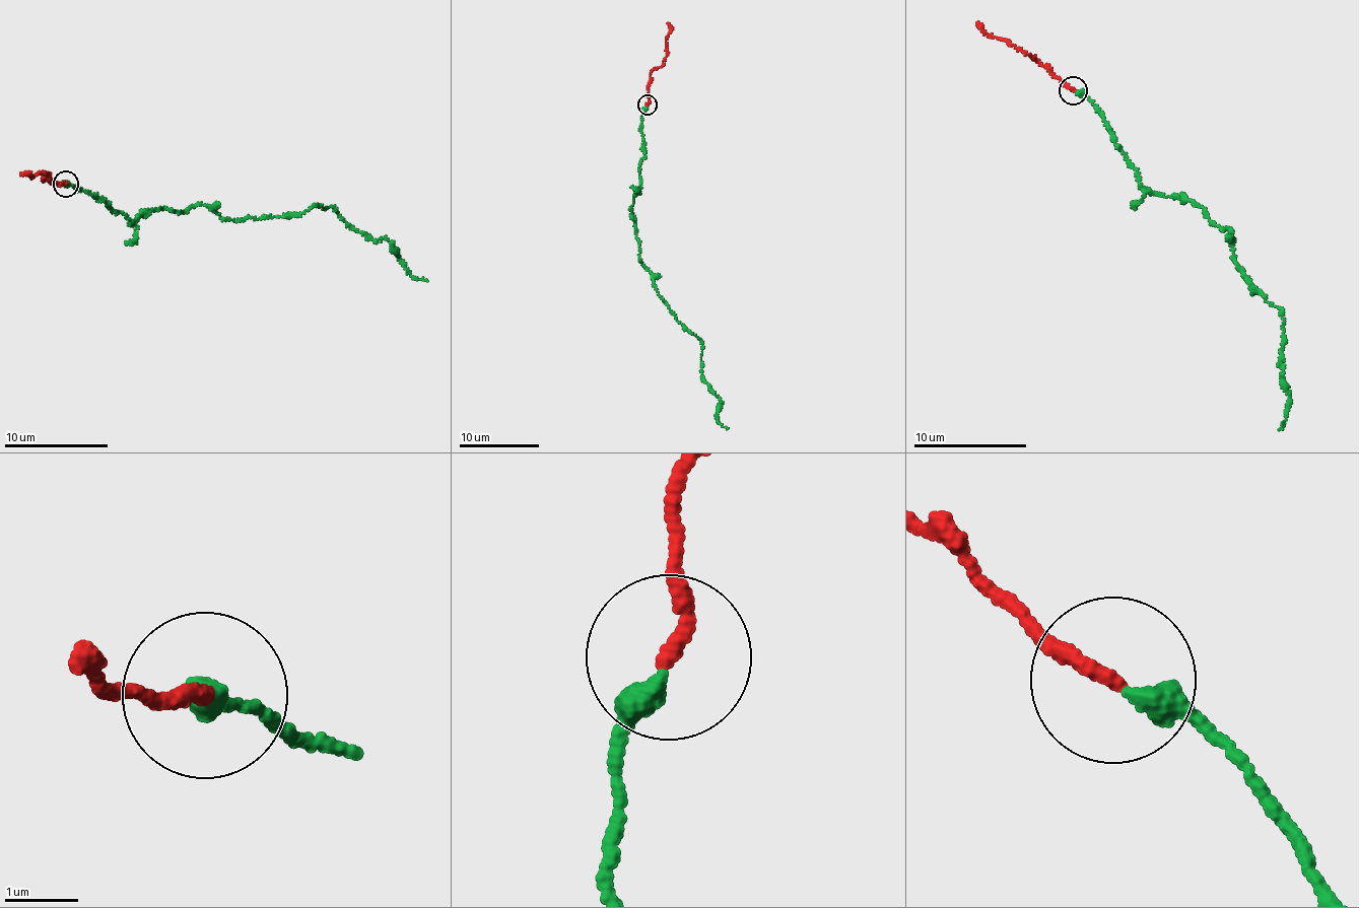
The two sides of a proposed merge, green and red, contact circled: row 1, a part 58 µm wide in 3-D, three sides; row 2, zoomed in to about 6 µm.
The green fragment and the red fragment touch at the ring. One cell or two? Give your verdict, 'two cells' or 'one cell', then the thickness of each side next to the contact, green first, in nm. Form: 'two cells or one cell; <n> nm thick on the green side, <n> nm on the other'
one cell; 360 nm thick on the green side, 200 nm on the other

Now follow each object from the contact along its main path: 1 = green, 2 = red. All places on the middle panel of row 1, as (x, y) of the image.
1: (648, 106), (631, 205), (639, 260), (669, 309), (698, 338), (705, 381), (720, 402), (715, 416), (728, 428)
2: (648, 106), (650, 75), (665, 59), (668, 22)

